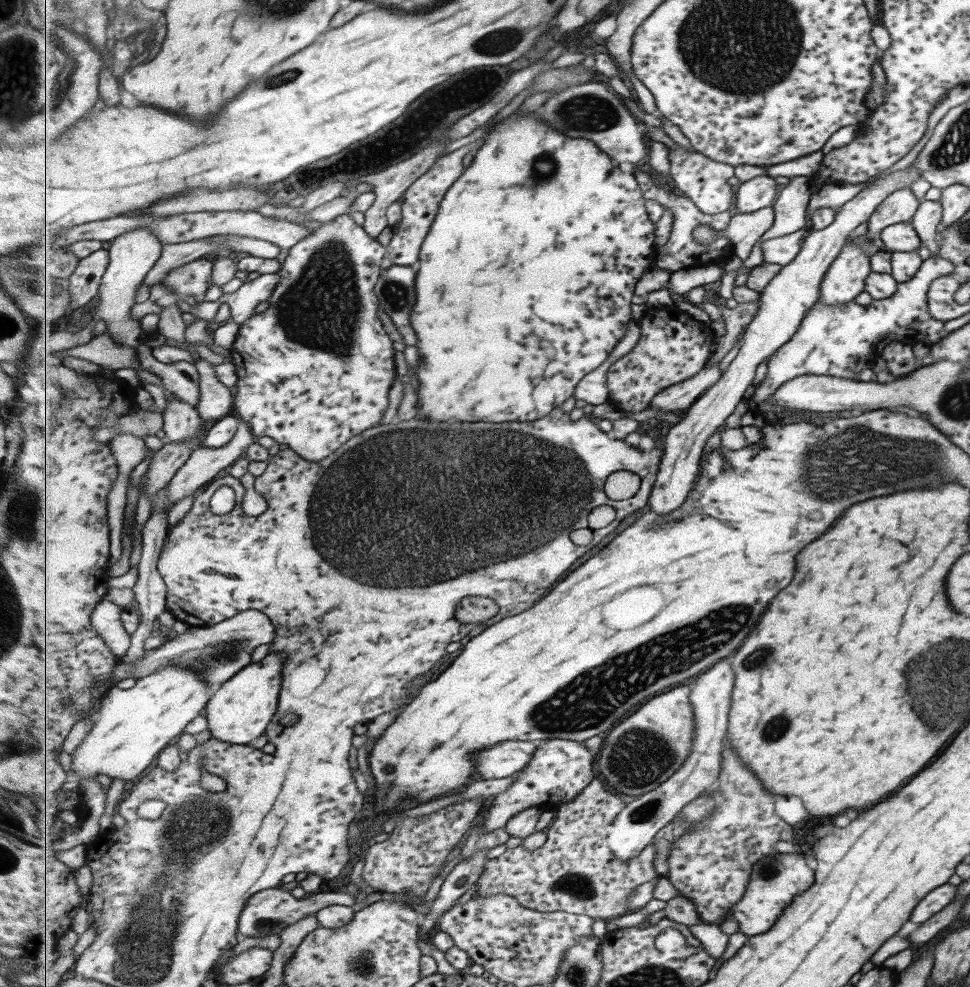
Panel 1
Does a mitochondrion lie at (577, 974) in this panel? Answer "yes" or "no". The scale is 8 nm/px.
yes

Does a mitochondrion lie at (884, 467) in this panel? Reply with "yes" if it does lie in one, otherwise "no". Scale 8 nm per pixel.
yes

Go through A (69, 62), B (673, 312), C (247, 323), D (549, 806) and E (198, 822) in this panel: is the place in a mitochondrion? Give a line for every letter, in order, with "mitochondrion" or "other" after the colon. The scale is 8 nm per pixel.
A: mitochondrion
B: other
C: other
D: other
E: mitochondrion

